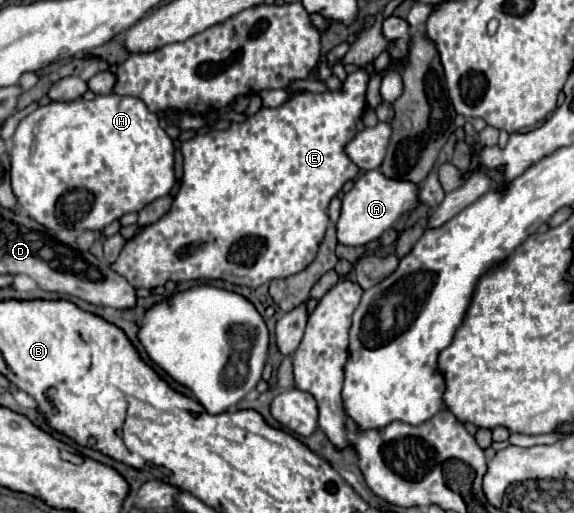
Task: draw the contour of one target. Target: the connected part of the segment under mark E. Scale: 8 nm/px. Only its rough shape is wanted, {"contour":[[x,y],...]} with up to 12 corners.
{"contour":[[369,73],[181,145],[135,289],[303,271]]}

